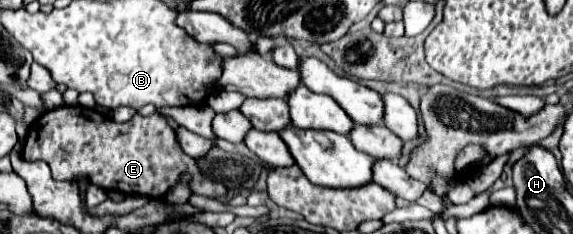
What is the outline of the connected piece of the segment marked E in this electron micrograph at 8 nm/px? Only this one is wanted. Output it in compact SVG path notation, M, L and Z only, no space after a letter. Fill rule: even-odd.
M60 106L38 116L30 128L24 144L26 160L44 160L54 180L88 180L90 184L120 194L142 194L148 198L162 198L182 174L190 174L190 190L194 194L224 198L228 194L224 184L206 180L194 160L176 144L174 130L162 116L136 114L130 122L118 124L98 110L84 106Z

